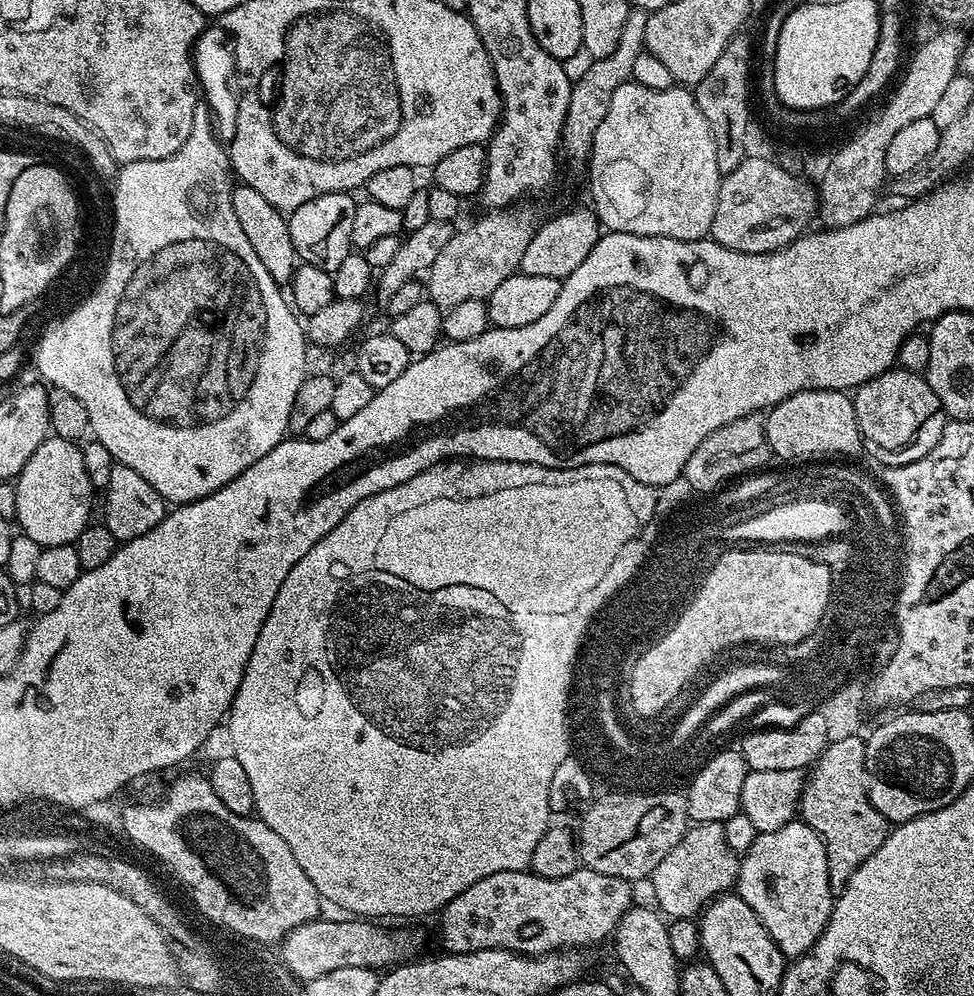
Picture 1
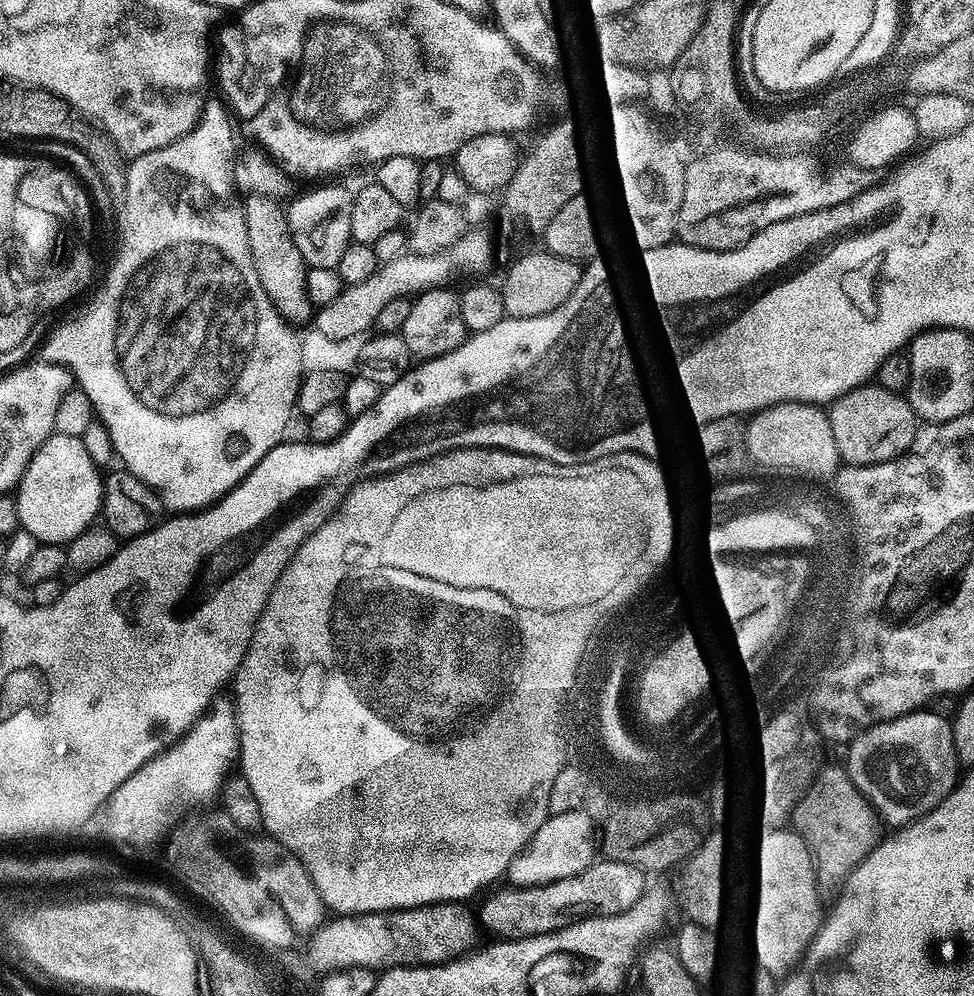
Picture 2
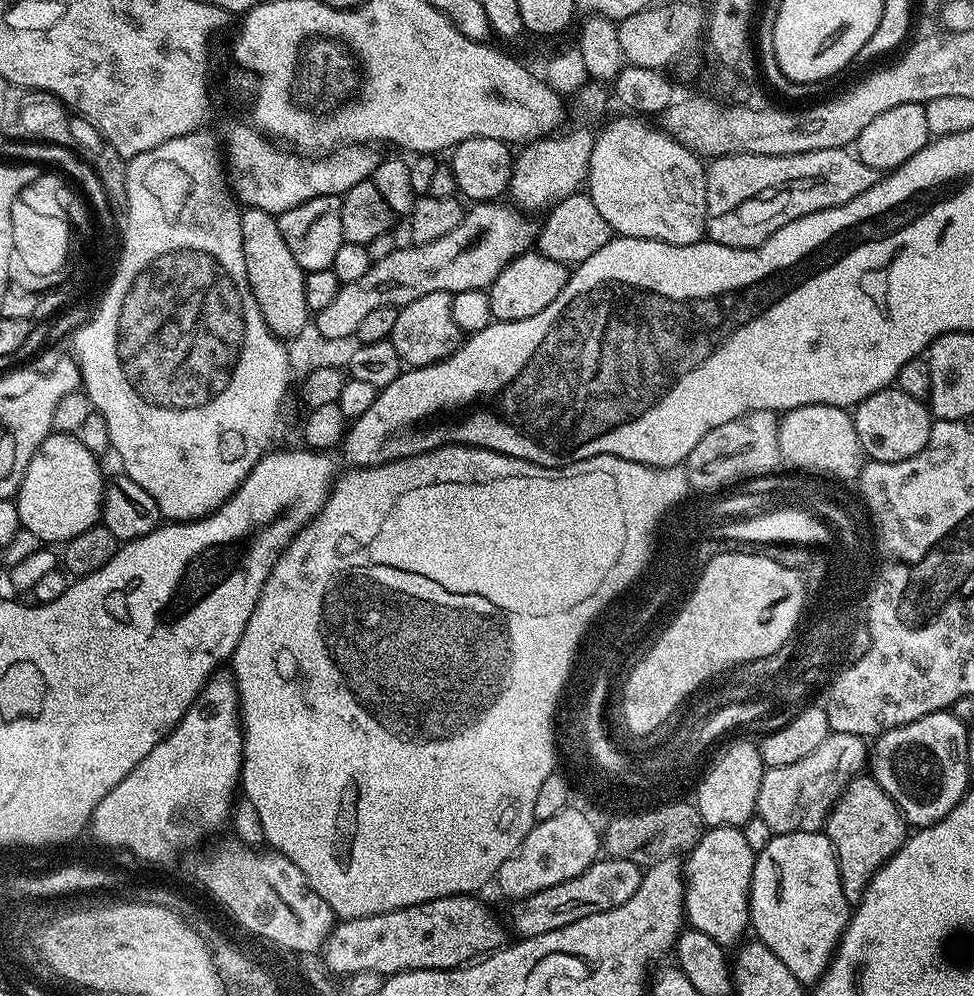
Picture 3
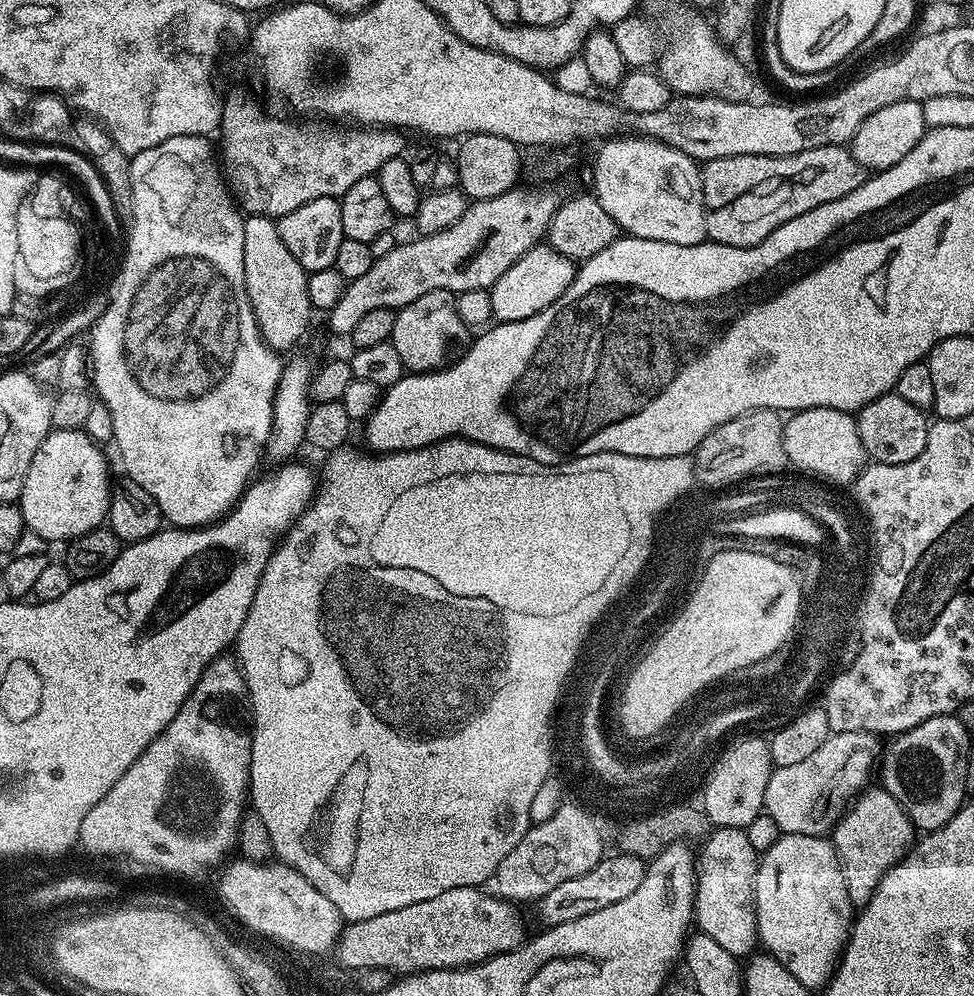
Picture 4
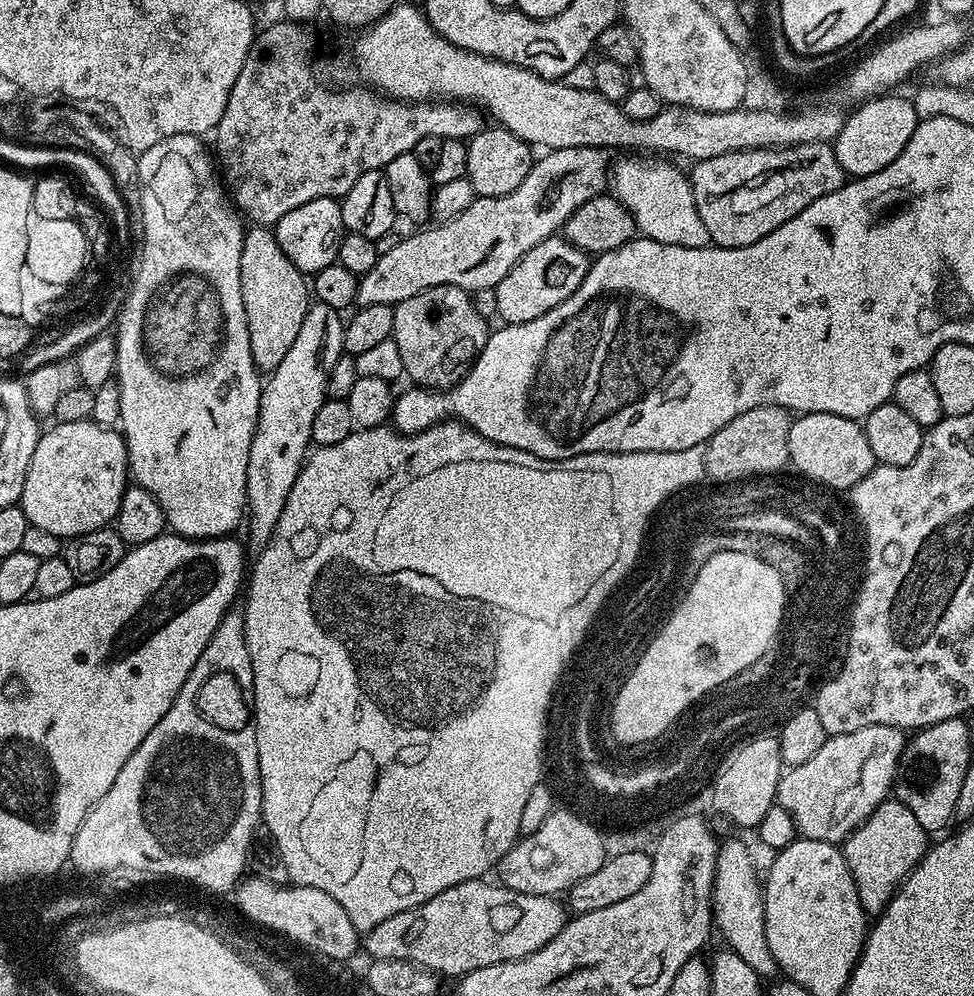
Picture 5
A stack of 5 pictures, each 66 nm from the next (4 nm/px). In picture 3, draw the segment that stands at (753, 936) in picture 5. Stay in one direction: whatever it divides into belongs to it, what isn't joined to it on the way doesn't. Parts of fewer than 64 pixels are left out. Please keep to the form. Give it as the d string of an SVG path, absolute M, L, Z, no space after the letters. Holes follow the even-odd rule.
M737 825L707 829L687 857L685 917L691 927L708 934L725 950L737 947L745 939L746 930L749 931L756 858L757 853Z

